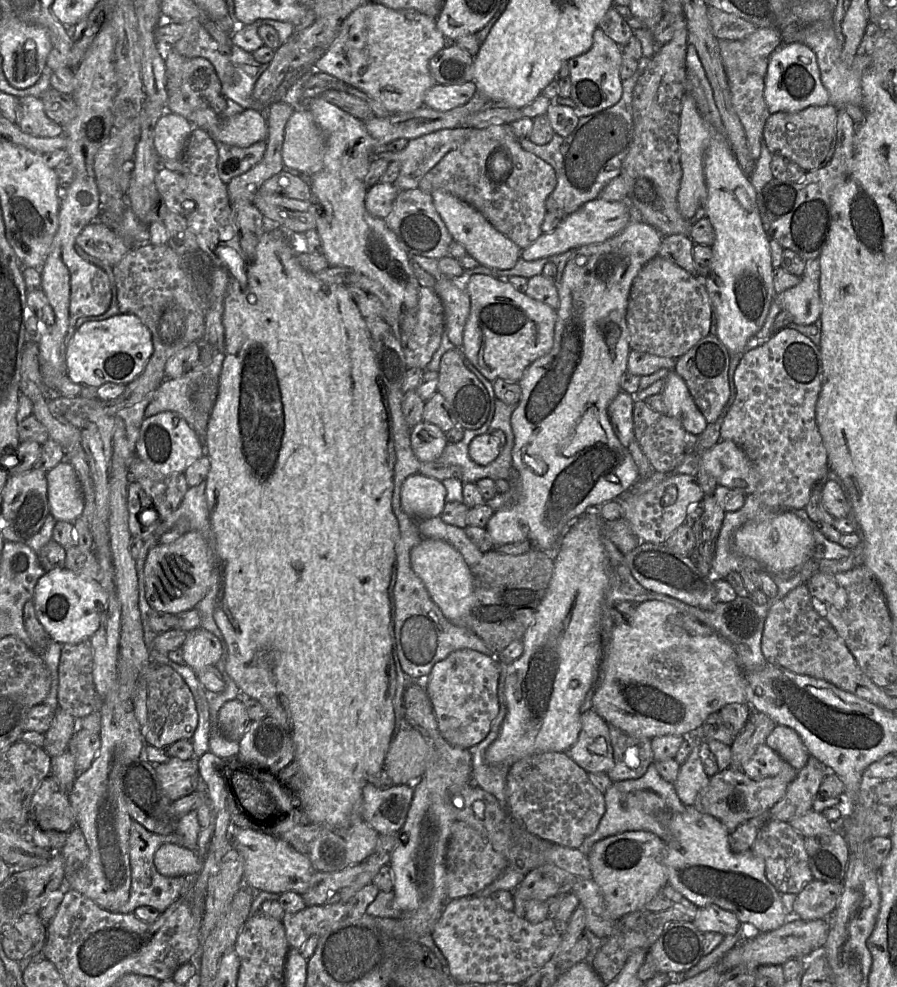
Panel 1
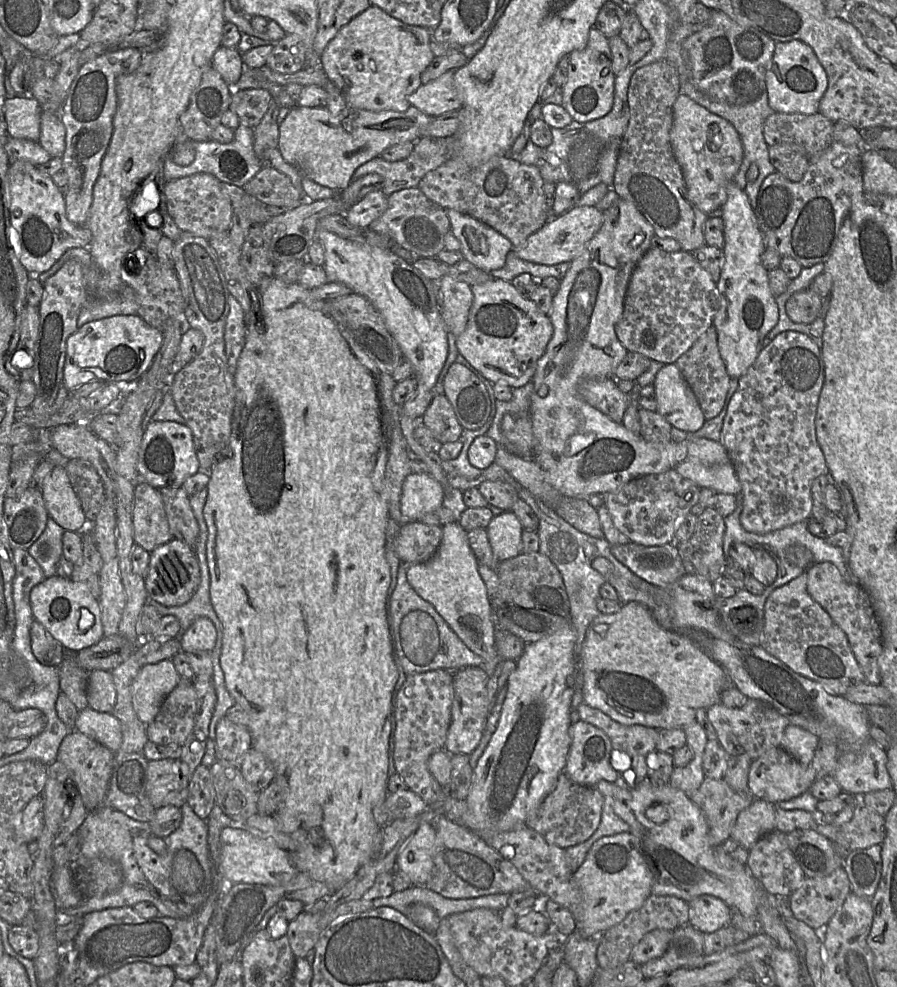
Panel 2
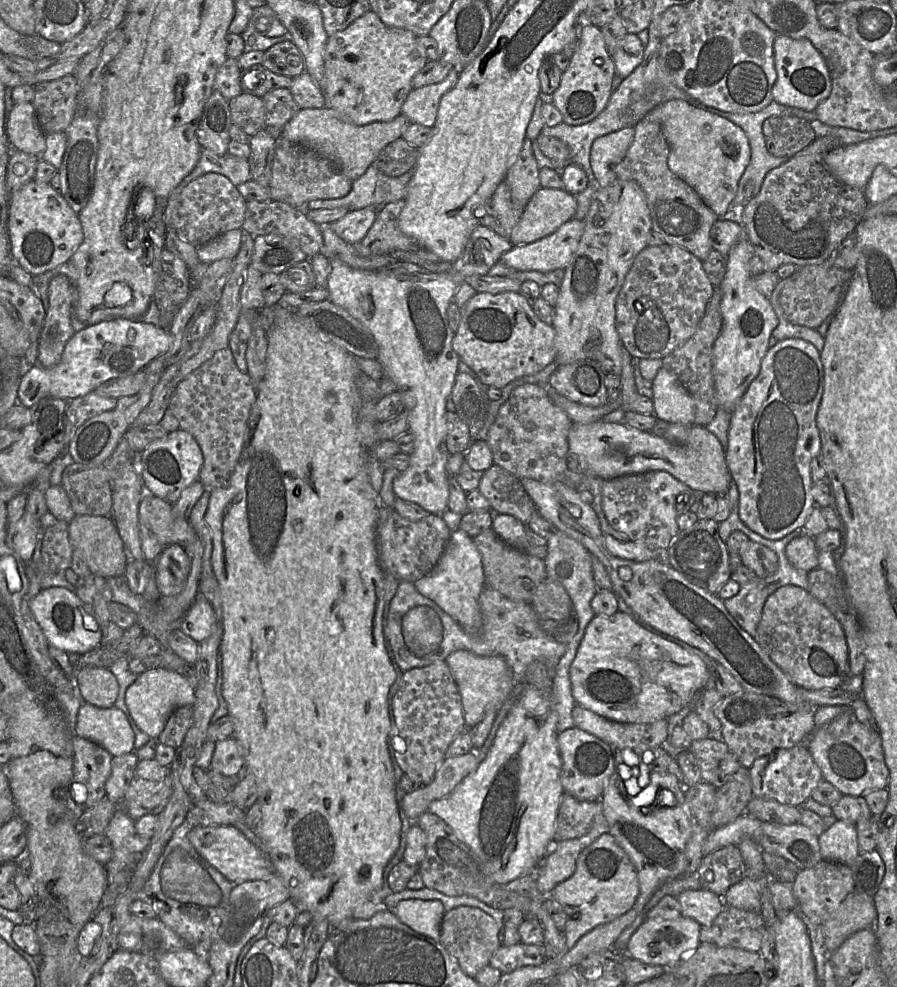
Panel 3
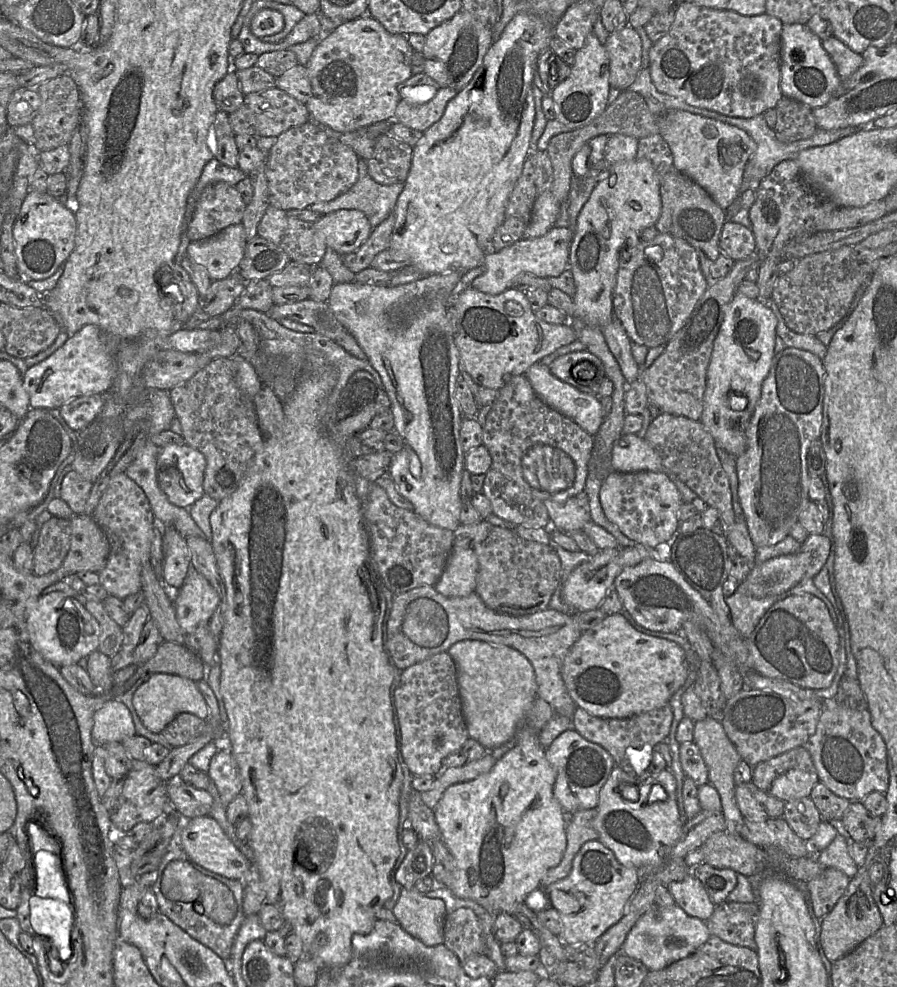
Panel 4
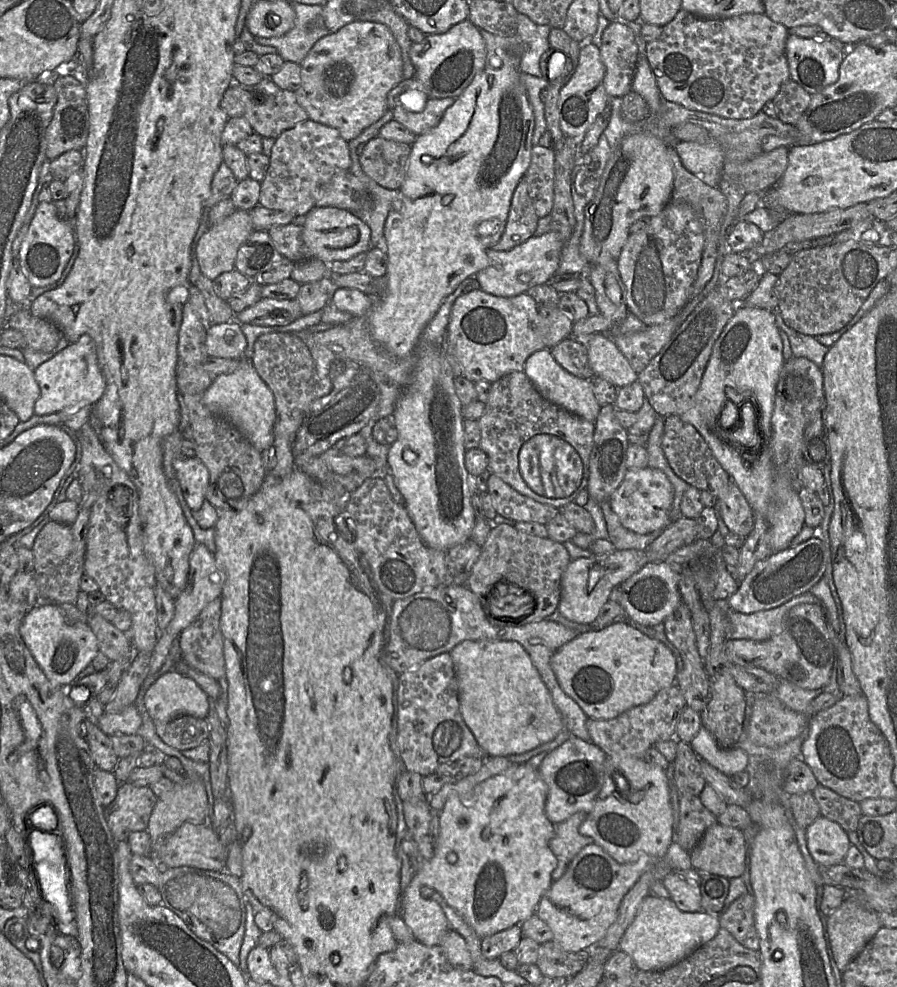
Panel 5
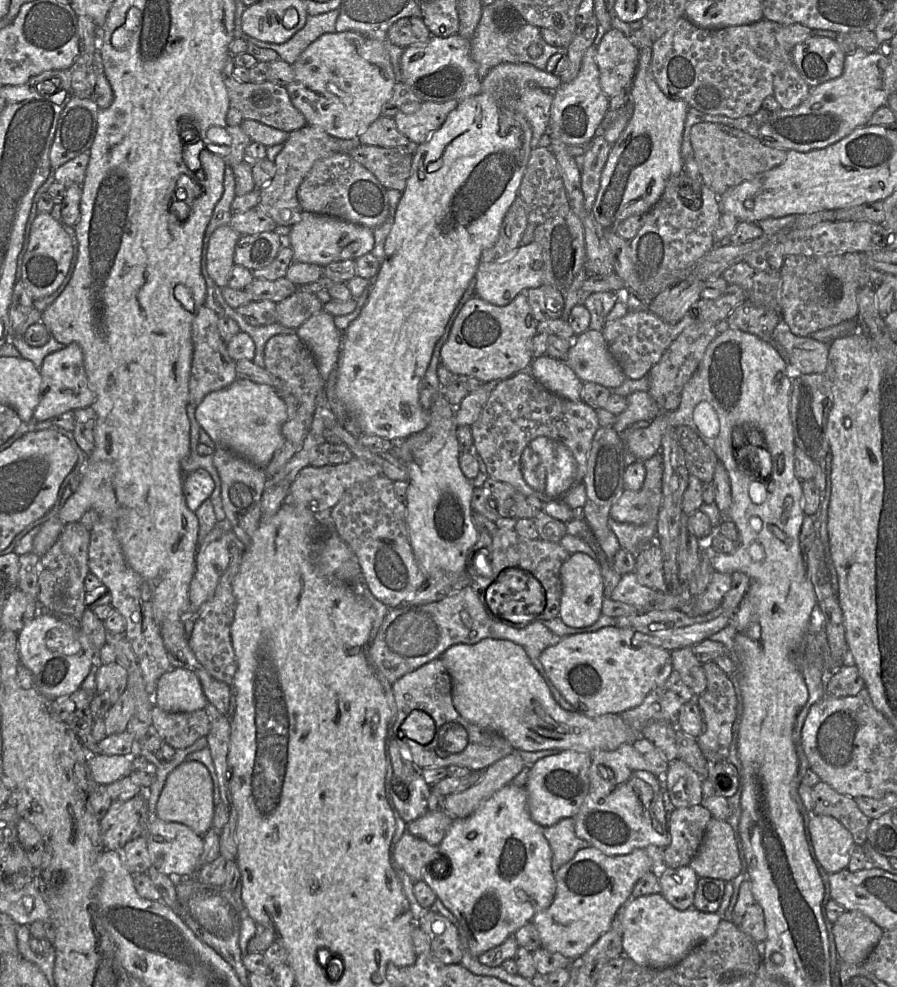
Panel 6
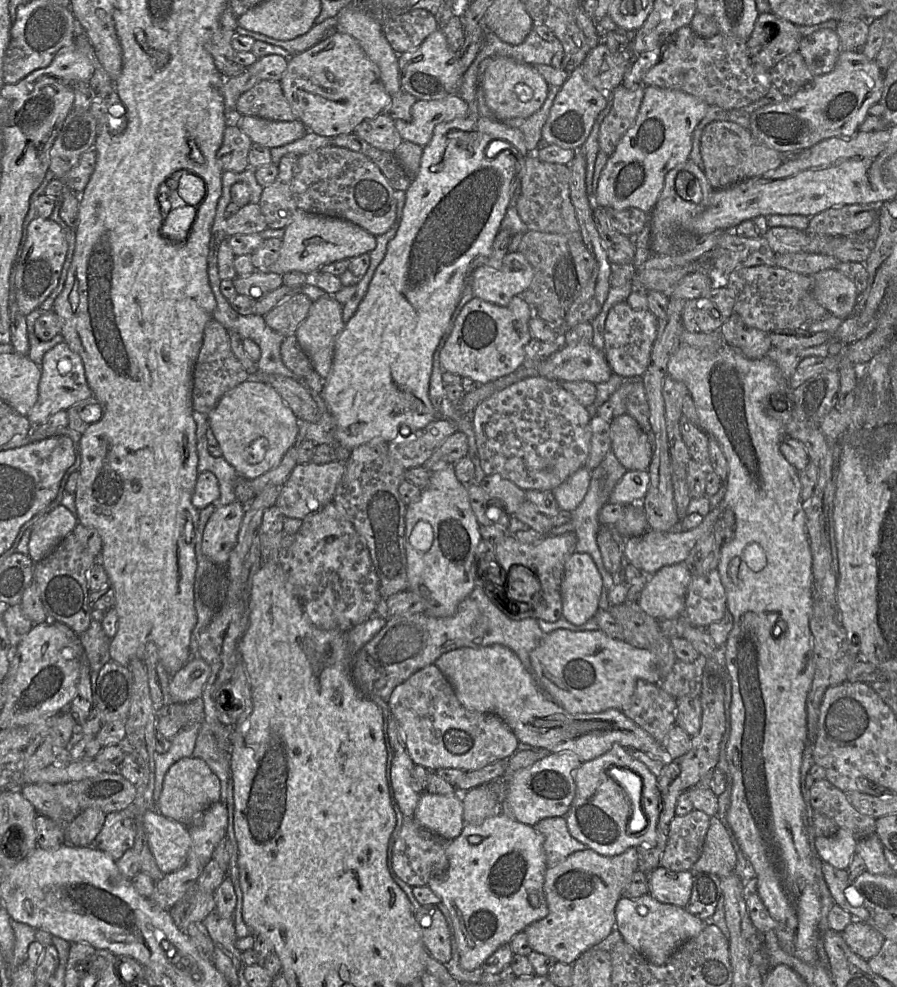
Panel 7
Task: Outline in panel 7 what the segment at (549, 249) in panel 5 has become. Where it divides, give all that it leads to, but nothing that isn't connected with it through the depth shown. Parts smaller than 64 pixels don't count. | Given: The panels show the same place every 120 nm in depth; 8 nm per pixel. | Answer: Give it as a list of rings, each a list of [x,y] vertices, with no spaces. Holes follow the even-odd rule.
[[[508,252],[498,270],[489,269],[482,263],[470,274],[473,296],[499,306],[508,305],[514,296],[522,294],[529,287],[532,278],[533,268],[520,252]]]

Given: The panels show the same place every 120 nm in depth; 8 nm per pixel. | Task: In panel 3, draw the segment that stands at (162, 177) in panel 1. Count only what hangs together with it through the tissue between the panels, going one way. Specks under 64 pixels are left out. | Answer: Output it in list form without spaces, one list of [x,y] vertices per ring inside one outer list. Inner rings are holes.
[[[206,173],[192,180],[182,191],[175,220],[175,230],[194,246],[201,246],[230,230],[241,228],[245,219],[247,200],[224,175]]]

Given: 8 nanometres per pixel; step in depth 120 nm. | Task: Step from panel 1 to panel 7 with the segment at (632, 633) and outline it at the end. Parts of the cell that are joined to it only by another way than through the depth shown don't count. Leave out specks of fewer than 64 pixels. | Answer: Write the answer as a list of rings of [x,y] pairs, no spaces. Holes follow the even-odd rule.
[[[557,629],[545,634],[540,644],[530,652],[530,661],[538,686],[571,714],[600,713],[609,709],[623,711],[629,706],[639,680],[659,685],[662,681],[657,658],[651,651],[612,638],[600,629],[592,631]]]

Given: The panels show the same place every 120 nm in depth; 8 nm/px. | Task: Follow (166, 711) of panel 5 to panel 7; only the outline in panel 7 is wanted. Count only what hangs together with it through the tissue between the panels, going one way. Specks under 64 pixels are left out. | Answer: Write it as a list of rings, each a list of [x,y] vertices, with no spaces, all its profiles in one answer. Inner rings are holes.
[[[192,657],[179,671],[171,676],[169,694],[173,703],[199,700],[211,674],[211,667],[201,657]]]

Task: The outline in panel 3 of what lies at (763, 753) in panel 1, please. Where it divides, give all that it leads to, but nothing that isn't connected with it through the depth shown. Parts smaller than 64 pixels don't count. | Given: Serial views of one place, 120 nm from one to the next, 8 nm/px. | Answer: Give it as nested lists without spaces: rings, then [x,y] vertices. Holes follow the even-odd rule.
[[[805,744],[790,749],[778,749],[756,759],[749,768],[751,788],[754,797],[771,799],[784,805],[799,807],[823,780],[822,772],[813,760]]]

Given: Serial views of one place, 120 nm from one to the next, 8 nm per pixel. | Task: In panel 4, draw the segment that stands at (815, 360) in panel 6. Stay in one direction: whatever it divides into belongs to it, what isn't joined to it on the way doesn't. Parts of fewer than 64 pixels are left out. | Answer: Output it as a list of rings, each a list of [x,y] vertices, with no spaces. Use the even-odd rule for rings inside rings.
[[[772,297],[768,299],[761,299],[761,301],[763,301],[776,316],[778,321],[776,334],[783,340],[786,347],[807,350],[823,360],[827,352],[827,346],[821,343],[815,335],[800,334],[789,329]]]

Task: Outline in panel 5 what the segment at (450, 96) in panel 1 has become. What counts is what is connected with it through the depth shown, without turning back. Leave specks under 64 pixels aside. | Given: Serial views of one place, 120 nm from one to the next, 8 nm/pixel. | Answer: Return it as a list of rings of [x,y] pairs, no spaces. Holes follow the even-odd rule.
[[[427,98],[421,112],[411,112],[403,107],[400,100],[392,110],[395,121],[401,123],[416,136],[422,135],[435,127],[446,109],[453,105],[456,98]]]

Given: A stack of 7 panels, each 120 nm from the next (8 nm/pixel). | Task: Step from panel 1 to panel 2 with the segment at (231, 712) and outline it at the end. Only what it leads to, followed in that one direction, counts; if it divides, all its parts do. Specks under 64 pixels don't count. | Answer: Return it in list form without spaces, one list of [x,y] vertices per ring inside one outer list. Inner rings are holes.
[[[226,716],[220,719],[215,738],[217,760],[229,761],[240,767],[251,747],[251,736],[246,726],[235,724]]]

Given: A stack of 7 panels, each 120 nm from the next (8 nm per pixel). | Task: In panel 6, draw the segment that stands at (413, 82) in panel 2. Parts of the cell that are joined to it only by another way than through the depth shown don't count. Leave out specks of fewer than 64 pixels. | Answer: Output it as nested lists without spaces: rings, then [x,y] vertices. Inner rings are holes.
[[[354,31],[326,33],[313,41],[292,64],[294,79],[285,87],[292,104],[303,114],[306,124],[322,128],[337,139],[354,139],[382,115],[383,105],[393,95],[397,83],[384,46]]]

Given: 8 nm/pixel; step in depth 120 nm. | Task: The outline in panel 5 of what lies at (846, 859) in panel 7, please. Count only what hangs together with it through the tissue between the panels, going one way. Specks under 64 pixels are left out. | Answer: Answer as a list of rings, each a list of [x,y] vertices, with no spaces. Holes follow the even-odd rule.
[[[822,815],[806,828],[808,850],[819,866],[843,863],[850,847],[847,832]]]

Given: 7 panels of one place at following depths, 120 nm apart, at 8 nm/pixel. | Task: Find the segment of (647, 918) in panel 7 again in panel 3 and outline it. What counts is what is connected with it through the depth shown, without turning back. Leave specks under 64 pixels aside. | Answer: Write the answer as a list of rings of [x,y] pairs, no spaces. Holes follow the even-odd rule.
[[[684,916],[676,919],[646,919],[631,936],[627,945],[627,954],[643,963],[675,967],[685,956],[700,945],[700,924]]]

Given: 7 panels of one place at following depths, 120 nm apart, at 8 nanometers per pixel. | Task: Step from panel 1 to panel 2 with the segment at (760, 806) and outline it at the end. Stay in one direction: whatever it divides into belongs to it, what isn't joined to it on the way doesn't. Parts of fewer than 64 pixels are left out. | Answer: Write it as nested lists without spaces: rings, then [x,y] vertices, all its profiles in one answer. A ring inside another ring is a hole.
[[[707,777],[690,798],[706,818],[712,846],[730,837],[738,815],[755,799],[749,792],[736,792],[724,779]]]

